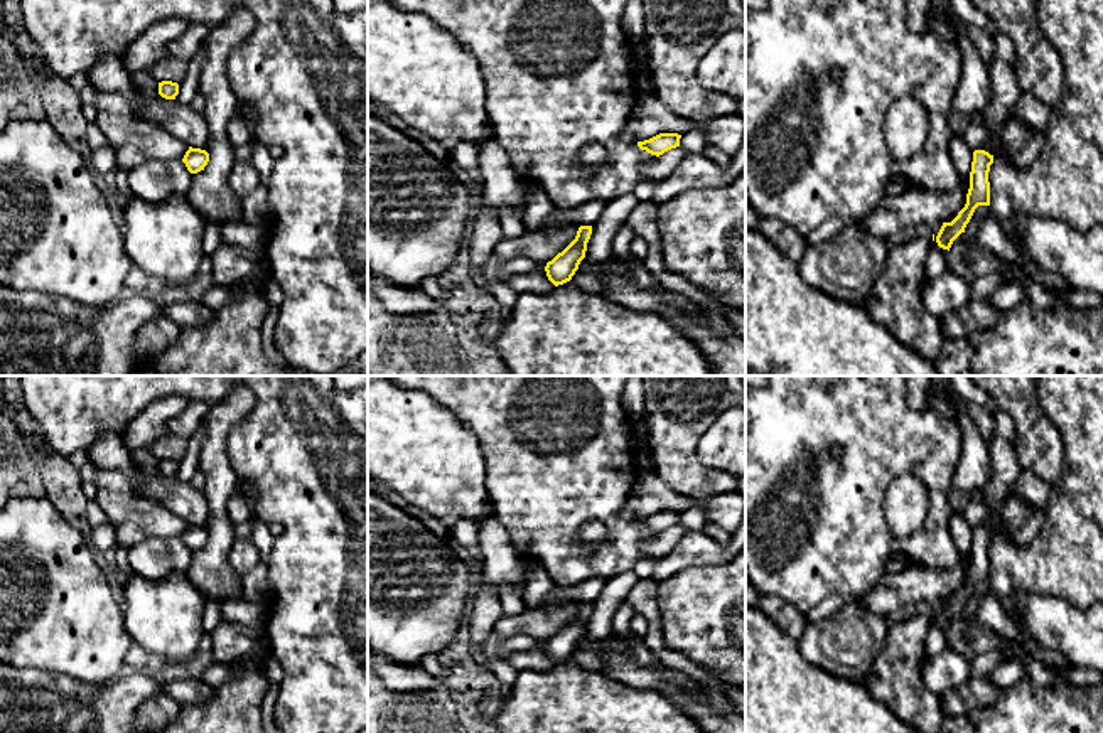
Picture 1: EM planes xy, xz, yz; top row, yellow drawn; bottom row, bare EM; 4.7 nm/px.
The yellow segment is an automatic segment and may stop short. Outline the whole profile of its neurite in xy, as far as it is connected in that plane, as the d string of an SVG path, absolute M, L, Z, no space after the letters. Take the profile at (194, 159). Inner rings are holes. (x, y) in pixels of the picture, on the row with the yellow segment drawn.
M189 147L182 162L186 163L186 167L191 174L197 174L197 172L204 170L204 167L207 165L209 153L201 148Z

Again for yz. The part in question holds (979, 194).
M985 150L973 152L966 204L951 222L943 222L936 236L936 243L939 248L950 251L953 241L961 233L965 233L965 227L970 222L975 209L978 206L990 206L988 172L992 163L993 163L993 155L990 155L988 152Z

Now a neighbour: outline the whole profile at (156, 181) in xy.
M147 160L128 172L133 195L150 202L187 195L191 182L192 174L182 160Z

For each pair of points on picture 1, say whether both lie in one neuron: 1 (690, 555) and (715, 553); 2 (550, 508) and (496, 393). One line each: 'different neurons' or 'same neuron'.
1: same neuron
2: same neuron

